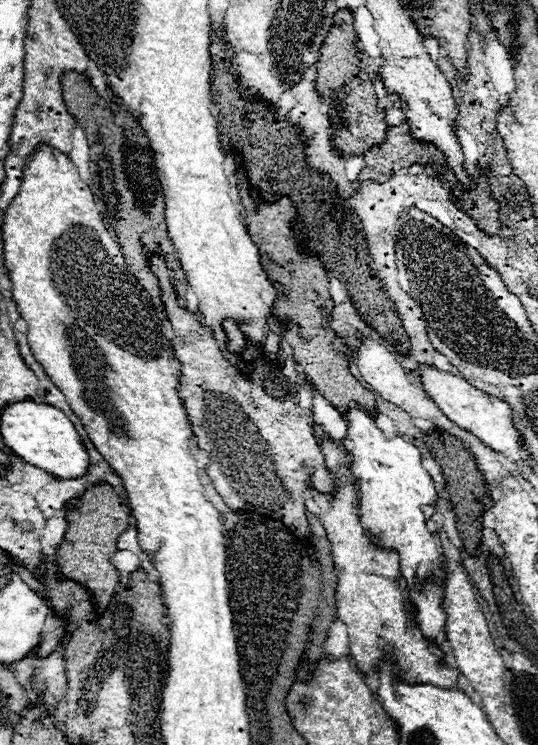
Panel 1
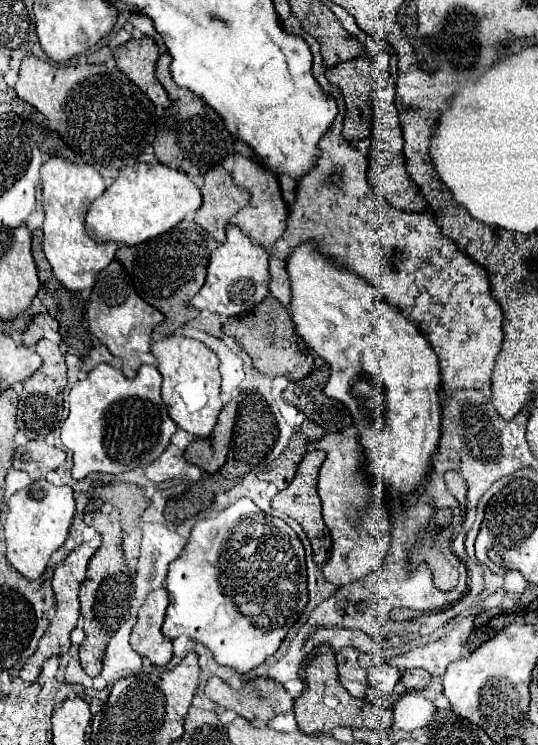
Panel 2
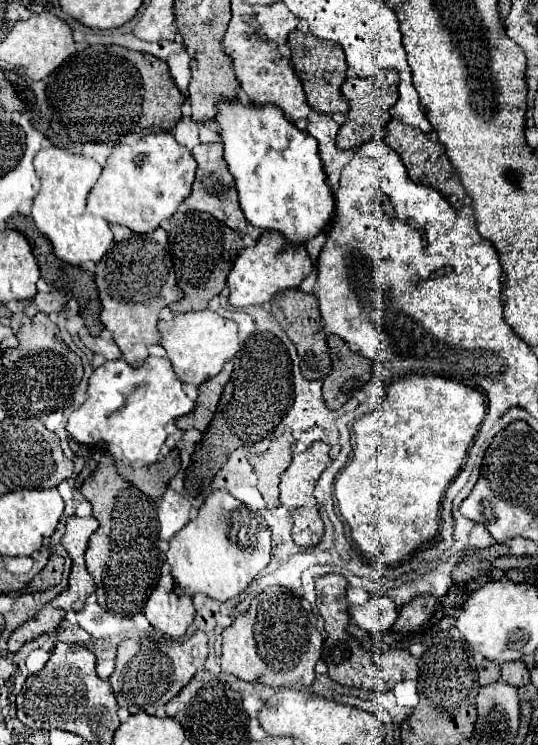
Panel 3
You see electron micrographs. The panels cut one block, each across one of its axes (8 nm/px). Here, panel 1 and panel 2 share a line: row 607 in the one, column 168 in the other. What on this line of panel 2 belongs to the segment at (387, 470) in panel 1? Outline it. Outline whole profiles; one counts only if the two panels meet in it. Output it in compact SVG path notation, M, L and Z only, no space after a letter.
M98 364L86 380L72 386L68 398L70 414L62 426L60 440L74 452L74 480L82 480L90 472L120 474L134 470L140 464L156 460L164 452L178 424L162 406L160 384L162 374L156 366L142 366L136 378L128 380L122 370L110 364Z

